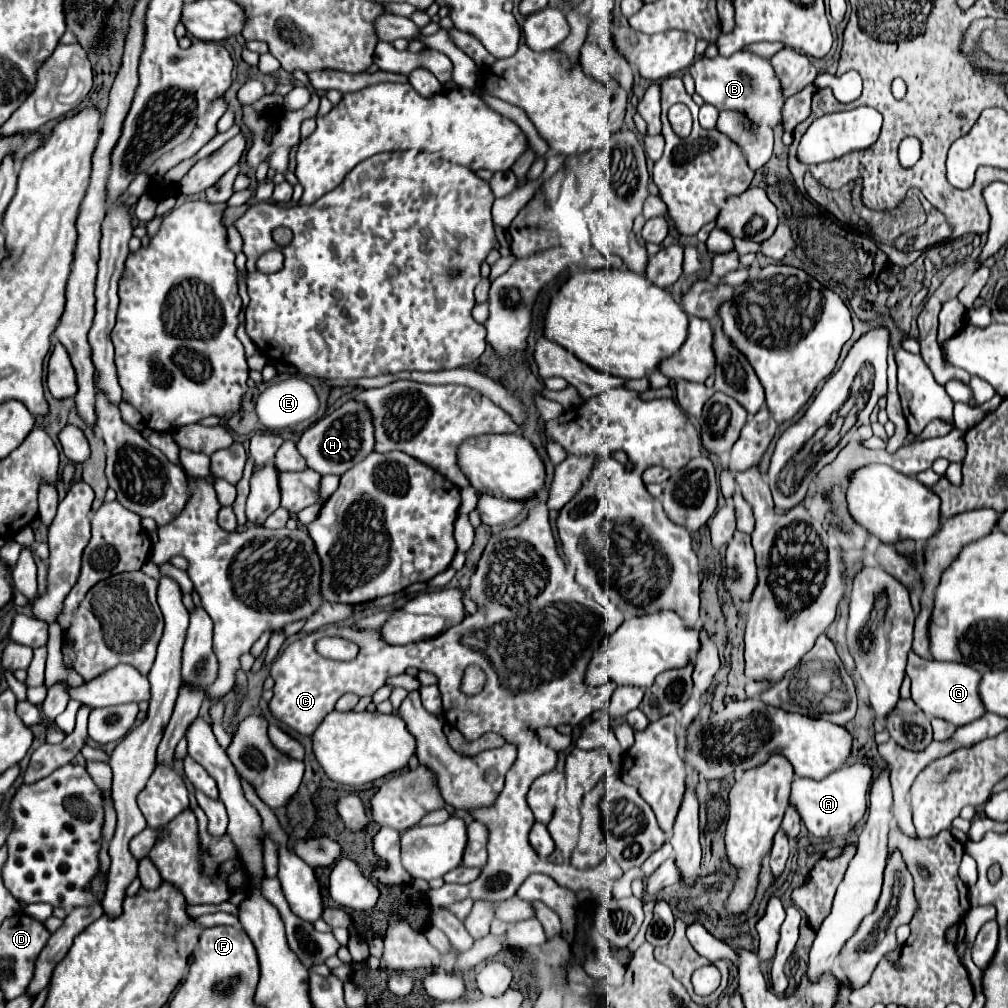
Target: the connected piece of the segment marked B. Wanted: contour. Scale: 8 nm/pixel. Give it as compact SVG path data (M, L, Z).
M735 52L733 56L717 56L717 58L697 58L689 68L695 80L695 92L717 110L741 110L755 124L775 126L781 122L781 106L783 94L781 84L769 64L769 60L759 58L751 52Z

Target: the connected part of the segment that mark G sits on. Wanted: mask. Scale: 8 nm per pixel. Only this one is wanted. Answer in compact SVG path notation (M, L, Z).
M911 652L907 662L907 674L911 678L911 698L929 718L941 718L955 726L963 726L987 714L979 696L981 674L975 672L975 668L967 668L967 664L957 662L925 660Z

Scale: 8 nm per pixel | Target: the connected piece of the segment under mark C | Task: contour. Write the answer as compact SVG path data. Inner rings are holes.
M539 502L531 510L529 518L525 522L521 522L519 526L505 528L505 530L491 536L491 540L489 540L489 544L479 560L479 566L477 566L475 574L471 576L469 596L471 596L471 600L475 600L479 604L479 612L475 616L467 616L461 624L449 628L447 632L443 632L435 638L423 640L423 642L415 642L415 644L407 644L407 646L391 646L391 644L385 644L379 630L359 630L355 626L335 626L335 624L293 640L283 650L279 660L275 660L271 664L271 678L275 680L275 686L273 686L275 696L269 702L269 710L273 712L275 718L279 718L287 726L295 728L299 734L311 736L315 732L315 728L321 724L321 720L325 720L325 716L335 708L335 702L343 694L353 692L357 696L371 696L385 684L385 680L389 676L403 674L405 668L417 668L417 670L425 670L425 672L435 674L437 680L441 682L445 720L453 722L453 726L463 734L463 738L467 742L479 738L483 732L497 732L509 744L517 746L517 760L505 776L505 786L503 786L503 792L499 794L499 800L495 800L495 804L491 808L475 808L475 812L471 812L471 816L475 820L485 822L491 828L491 836L489 836L489 844L487 844L487 850L489 850L487 866L481 870L479 878L473 880L471 884L465 884L465 886L443 884L439 890L429 890L427 896L429 896L431 904L449 906L449 904L461 902L465 898L491 900L491 902L507 900L507 898L515 896L517 888L523 884L523 880L535 872L551 876L559 886L569 888L573 892L589 890L593 894L601 894L607 888L607 878L605 878L605 872L601 866L591 868L591 870L579 870L579 868L565 866L565 864L553 864L553 862L541 858L537 852L533 852L527 836L529 836L531 826L535 824L535 816L533 816L525 796L527 796L533 780L545 772L551 772L558 760L557 752L553 751L553 748L549 748L545 742L541 742L539 728L557 728L559 724L575 726L575 724L581 724L591 714L592 720L595 721L598 720L599 708L605 710L609 706L615 684L603 684L603 686L589 688L589 684L583 684L583 672L587 672L587 664L589 664L591 656L595 656L595 648L599 648L599 644L603 642L603 636L609 636L611 632L615 632L615 628L619 628L619 624L623 624L623 612L615 604L609 604L609 606L599 604L597 600L593 600L591 594L587 594L585 588L581 588L577 584L571 568L557 552L557 542L553 538L553 530L549 524L549 510L547 510L545 502ZM517 588L543 588L543 590L537 596L529 598L527 604L517 604ZM319 636L341 636L341 638L353 640L359 644L359 656L355 660L349 660L349 662L325 660L315 652L315 642L319 640ZM469 664L481 666L483 672L487 674L485 690L479 696L471 696L471 698L461 694L461 690L457 688L457 680L461 680L463 670Z

